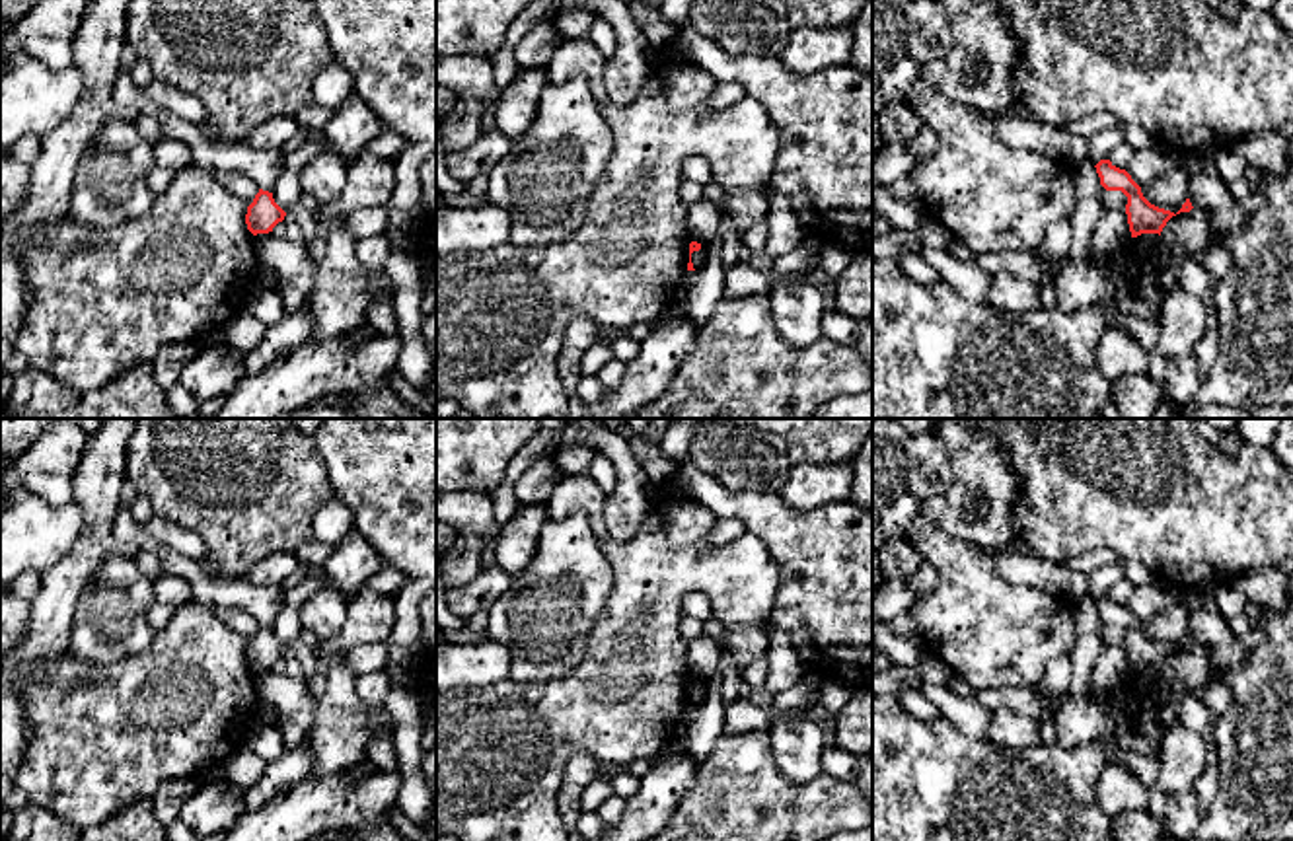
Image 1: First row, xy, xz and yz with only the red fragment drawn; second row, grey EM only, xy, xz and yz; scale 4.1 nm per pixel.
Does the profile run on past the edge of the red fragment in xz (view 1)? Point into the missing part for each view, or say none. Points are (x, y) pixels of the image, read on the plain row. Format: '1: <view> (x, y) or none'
1: none

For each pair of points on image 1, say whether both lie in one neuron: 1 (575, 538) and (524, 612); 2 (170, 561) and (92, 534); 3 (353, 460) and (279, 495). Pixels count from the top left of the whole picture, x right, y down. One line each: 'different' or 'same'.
1: same
2: different
3: different

